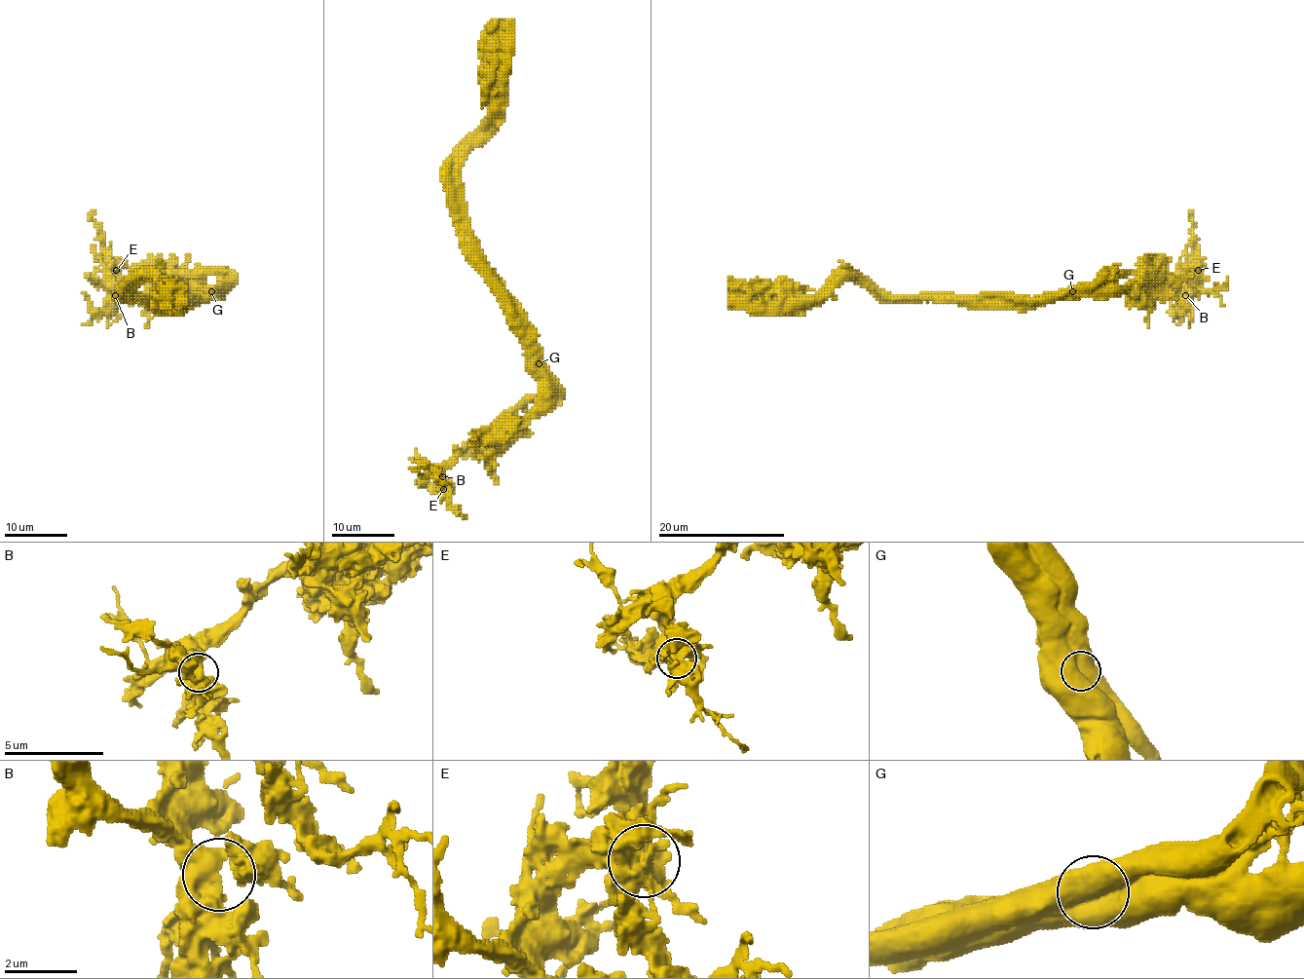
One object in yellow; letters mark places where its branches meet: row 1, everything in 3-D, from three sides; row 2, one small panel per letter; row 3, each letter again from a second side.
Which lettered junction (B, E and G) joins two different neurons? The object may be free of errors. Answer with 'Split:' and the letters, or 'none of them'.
Split: G

